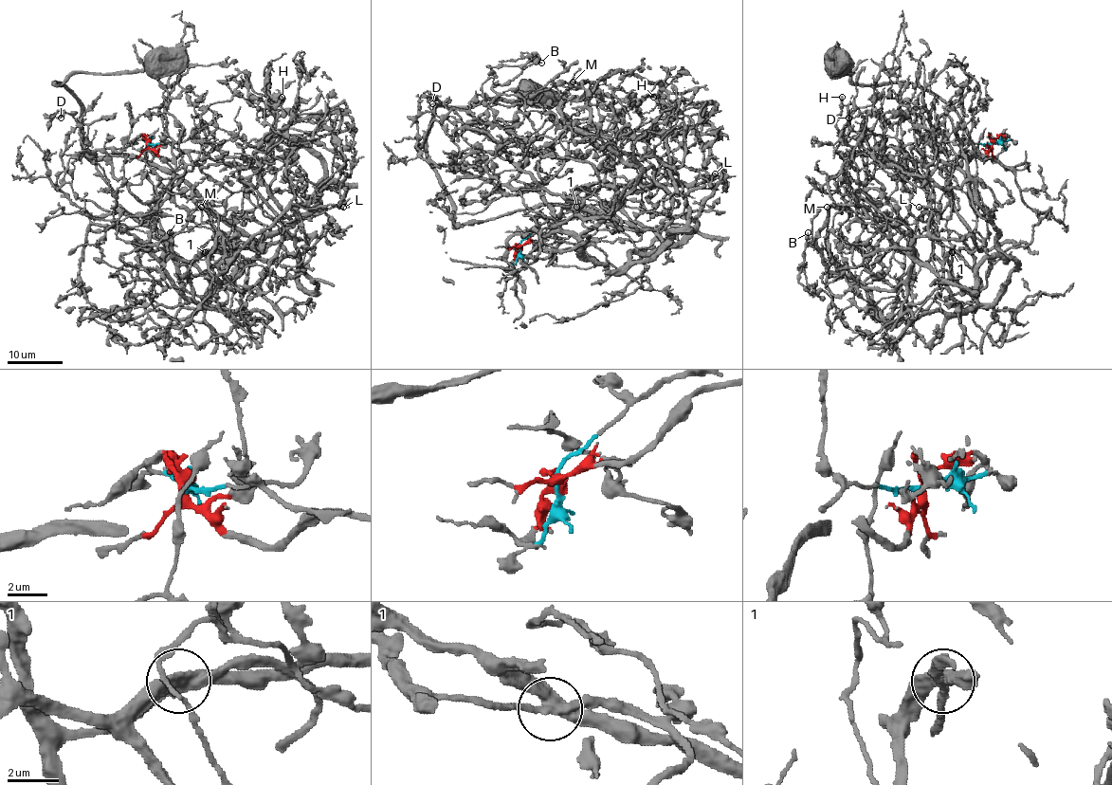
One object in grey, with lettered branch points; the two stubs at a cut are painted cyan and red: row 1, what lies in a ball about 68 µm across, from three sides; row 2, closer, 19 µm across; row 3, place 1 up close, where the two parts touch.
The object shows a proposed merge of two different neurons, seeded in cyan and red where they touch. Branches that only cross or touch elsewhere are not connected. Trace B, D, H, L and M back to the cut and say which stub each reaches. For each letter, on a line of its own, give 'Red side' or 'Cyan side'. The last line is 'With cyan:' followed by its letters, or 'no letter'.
B: Cyan side
D: Cyan side
H: Cyan side
L: Red side
M: Cyan side
With cyan: B, D, H, M

